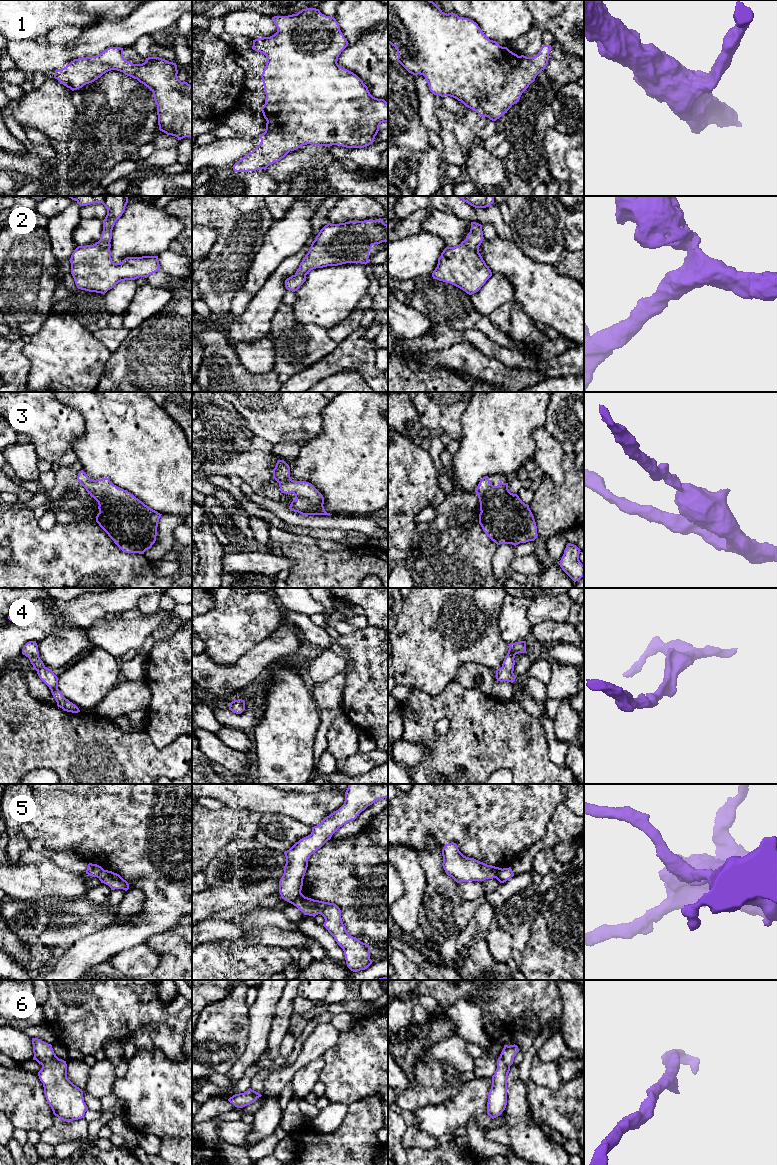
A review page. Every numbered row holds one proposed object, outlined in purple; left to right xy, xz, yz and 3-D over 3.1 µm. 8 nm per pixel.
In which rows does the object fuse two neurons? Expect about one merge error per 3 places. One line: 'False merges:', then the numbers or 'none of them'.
False merges: 5

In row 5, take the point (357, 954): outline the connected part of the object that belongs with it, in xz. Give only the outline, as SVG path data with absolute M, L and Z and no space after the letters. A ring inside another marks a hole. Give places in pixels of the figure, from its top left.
M302 893L293 903L304 915L315 917L321 914L325 922L323 926L334 937L343 949L347 967L357 972L367 969L371 964L370 946L351 936L341 918L340 908L334 904L305 897Z

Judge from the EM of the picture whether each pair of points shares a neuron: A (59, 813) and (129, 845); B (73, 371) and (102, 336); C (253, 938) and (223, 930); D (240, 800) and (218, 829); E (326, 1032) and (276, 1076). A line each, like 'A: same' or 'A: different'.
A: same
B: different
C: same
D: different
E: same

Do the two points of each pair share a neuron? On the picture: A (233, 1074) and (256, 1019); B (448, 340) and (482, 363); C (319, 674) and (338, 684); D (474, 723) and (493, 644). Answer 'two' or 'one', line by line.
A: one
B: two
C: two
D: two

